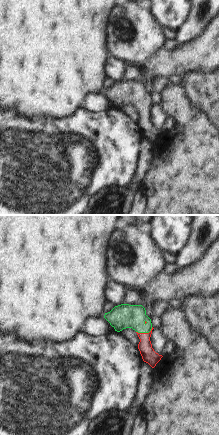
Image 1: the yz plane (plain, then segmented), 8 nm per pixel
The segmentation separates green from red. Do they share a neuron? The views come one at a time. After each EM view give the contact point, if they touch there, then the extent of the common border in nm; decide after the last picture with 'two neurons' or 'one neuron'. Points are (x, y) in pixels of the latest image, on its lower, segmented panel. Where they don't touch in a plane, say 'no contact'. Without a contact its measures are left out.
(144, 332) | 140 nm

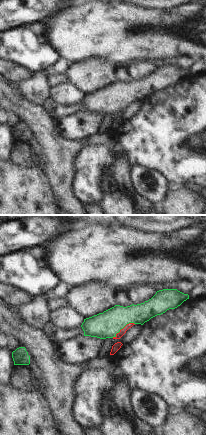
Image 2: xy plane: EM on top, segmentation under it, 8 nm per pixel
(123, 327) | 220 nm

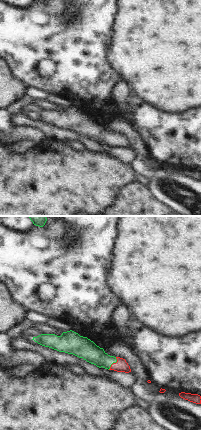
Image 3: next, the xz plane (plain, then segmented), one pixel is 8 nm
(113, 362) | 120 nm

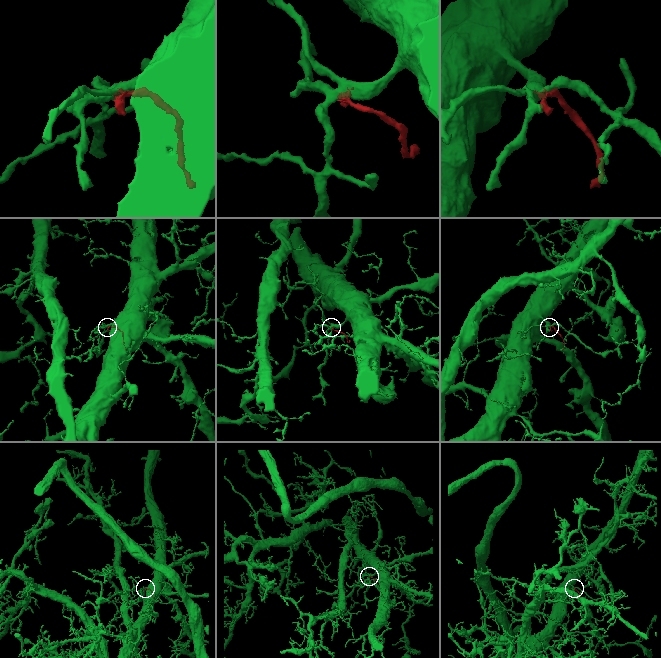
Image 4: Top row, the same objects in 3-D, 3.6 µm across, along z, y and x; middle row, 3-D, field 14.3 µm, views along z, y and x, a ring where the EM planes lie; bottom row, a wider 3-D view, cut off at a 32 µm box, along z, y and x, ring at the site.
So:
one neuron

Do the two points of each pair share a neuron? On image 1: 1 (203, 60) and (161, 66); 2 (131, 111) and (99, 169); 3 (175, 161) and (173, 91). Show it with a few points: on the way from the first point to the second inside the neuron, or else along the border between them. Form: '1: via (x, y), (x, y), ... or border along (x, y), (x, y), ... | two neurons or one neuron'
1: via (193, 60), (171, 62) | one neuron
2: border along (118, 108), (137, 122) | two neurons
3: via (186, 144), (186, 115), (180, 108) | one neuron

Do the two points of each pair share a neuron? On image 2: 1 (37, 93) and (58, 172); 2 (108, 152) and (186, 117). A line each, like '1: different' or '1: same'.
1: different
2: same

